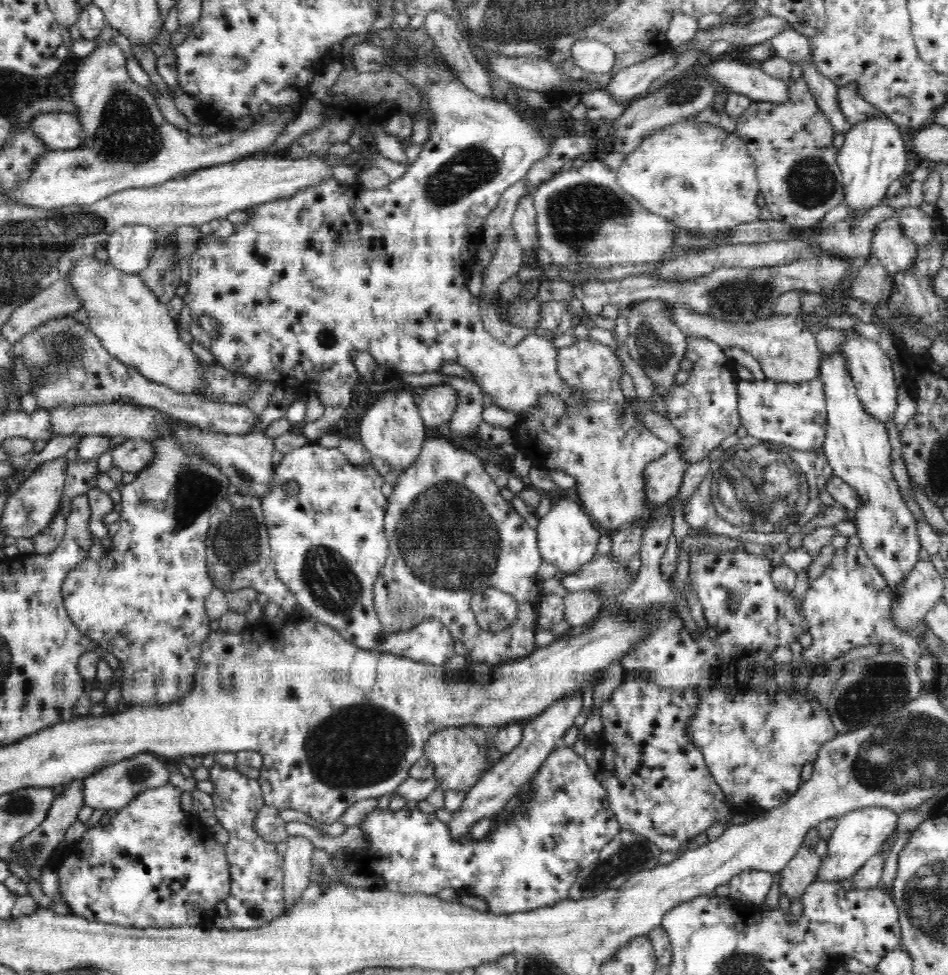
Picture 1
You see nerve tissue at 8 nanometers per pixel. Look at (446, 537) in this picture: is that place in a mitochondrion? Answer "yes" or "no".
yes

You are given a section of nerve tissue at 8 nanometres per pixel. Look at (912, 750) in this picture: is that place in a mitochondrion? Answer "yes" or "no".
yes

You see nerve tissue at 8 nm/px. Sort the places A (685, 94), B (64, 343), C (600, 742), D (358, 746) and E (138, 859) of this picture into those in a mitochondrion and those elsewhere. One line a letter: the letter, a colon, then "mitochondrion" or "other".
A: mitochondrion
B: mitochondrion
C: other
D: mitochondrion
E: other

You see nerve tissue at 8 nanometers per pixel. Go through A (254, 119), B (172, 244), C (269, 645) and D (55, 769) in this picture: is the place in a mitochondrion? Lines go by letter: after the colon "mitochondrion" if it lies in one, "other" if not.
A: other
B: other
C: other
D: other

